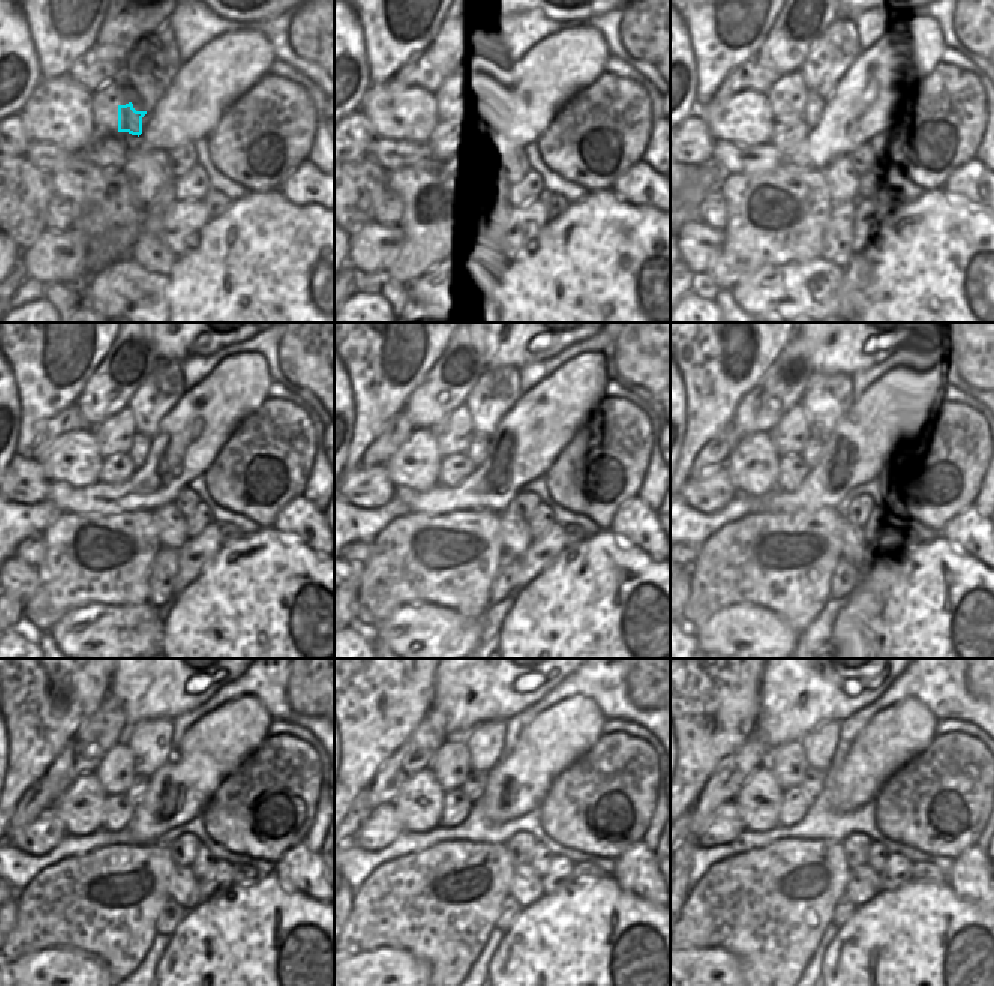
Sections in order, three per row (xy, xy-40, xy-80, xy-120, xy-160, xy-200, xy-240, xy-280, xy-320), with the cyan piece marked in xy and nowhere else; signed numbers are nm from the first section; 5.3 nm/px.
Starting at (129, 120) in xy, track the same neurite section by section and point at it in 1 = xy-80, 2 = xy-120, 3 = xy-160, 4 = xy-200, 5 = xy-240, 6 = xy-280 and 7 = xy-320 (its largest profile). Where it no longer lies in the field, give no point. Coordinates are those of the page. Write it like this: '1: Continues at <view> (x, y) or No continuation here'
1: Continues at xy-80 (813, 110)
2: Continues at xy-120 (141, 446)
3: Continues at xy-160 (477, 450)
4: Continues at xy-200 (813, 447)
5: Continues at xy-240 (140, 784)
6: Continues at xy-280 (476, 782)
7: Continues at xy-320 (811, 785).

